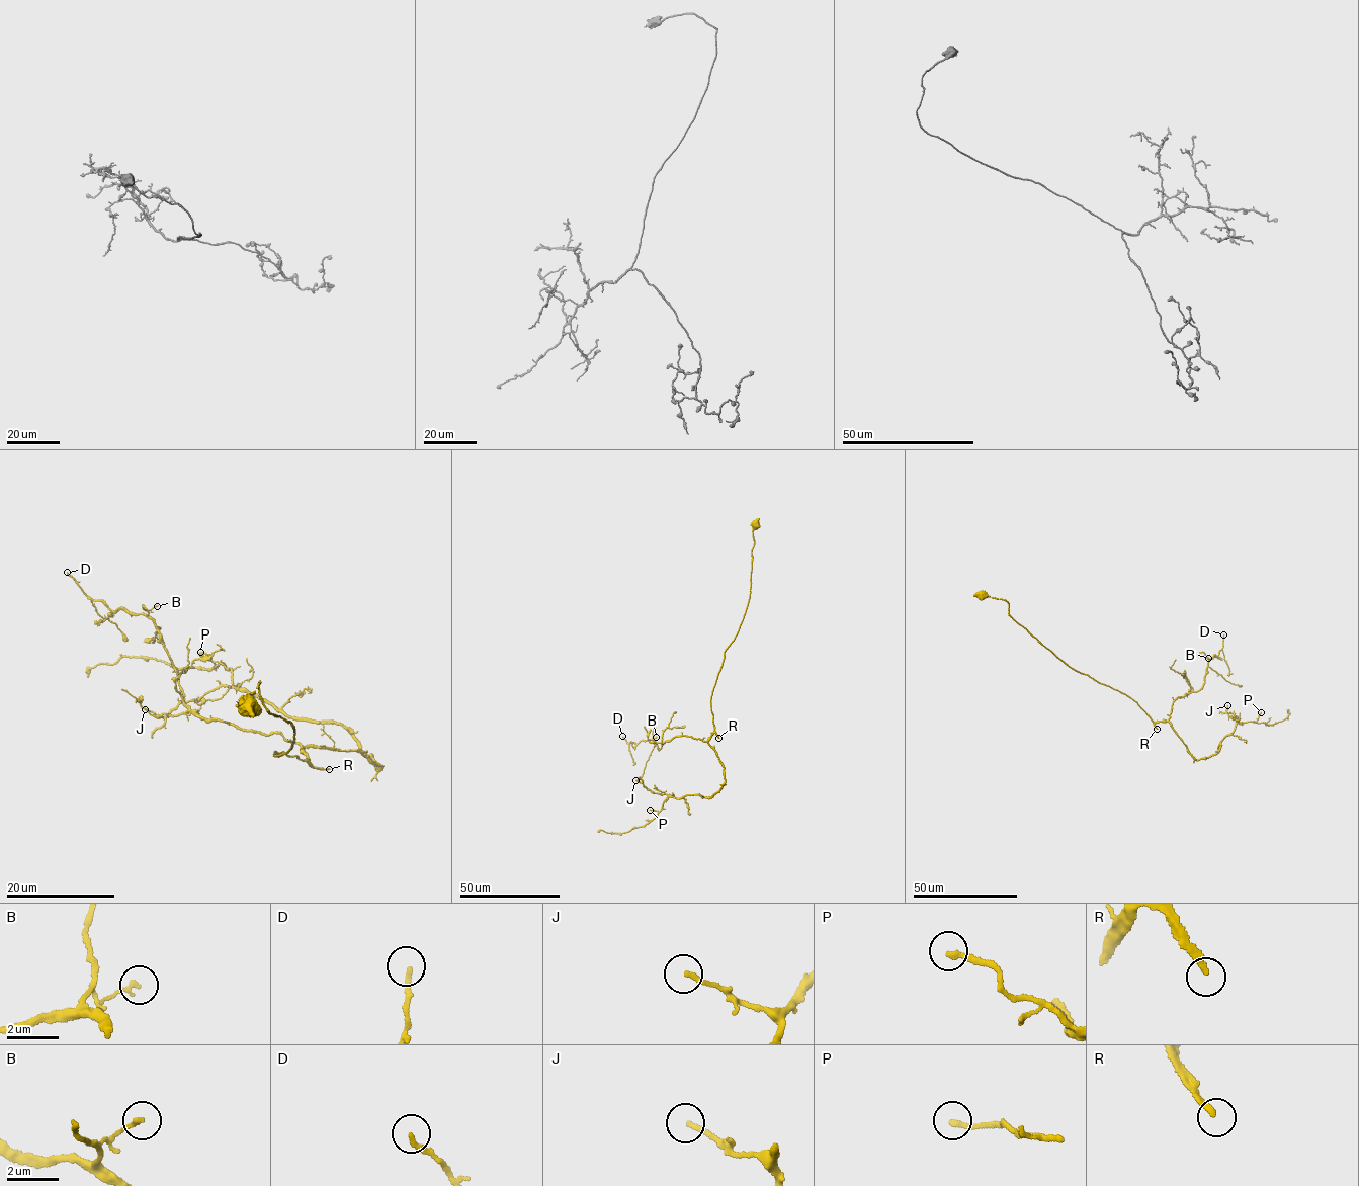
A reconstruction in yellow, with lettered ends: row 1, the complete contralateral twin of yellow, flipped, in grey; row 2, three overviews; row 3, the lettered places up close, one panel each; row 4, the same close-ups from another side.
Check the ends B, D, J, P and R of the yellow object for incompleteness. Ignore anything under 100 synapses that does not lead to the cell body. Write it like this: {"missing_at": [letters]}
{"missing_at": ["R"]}

